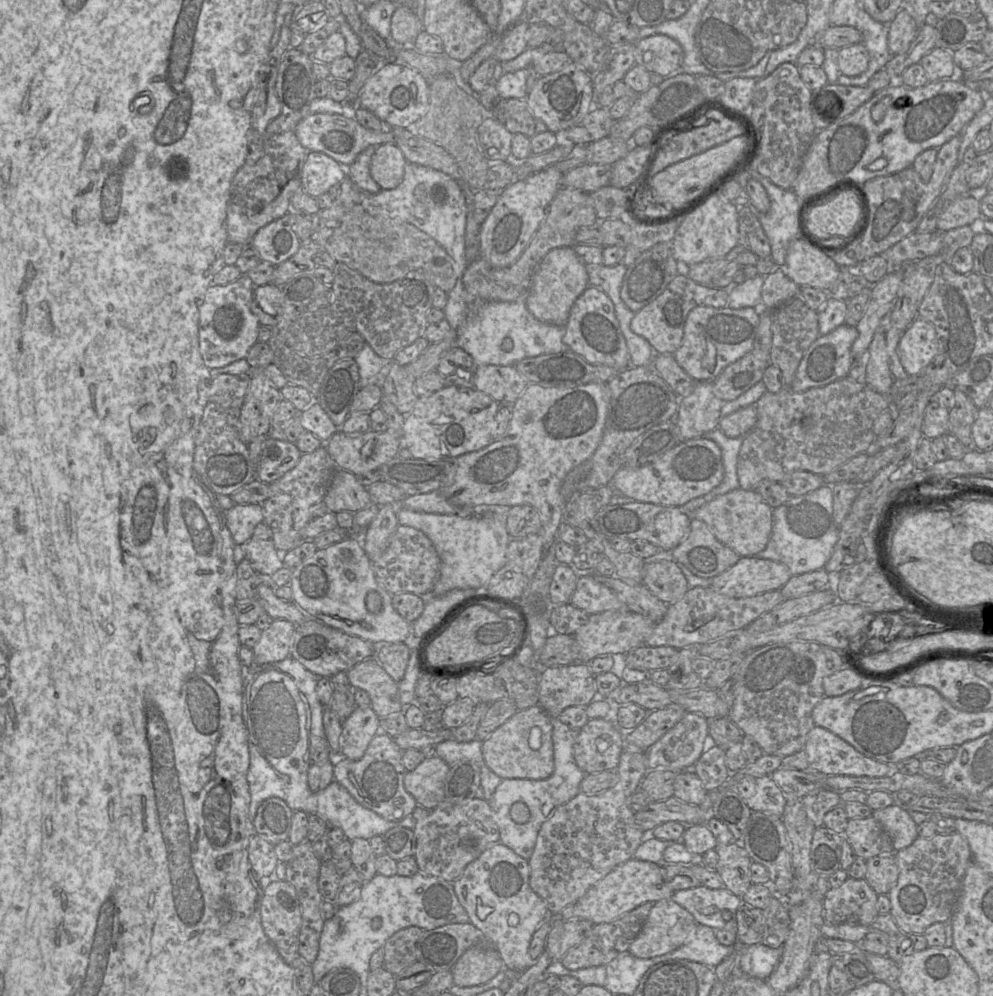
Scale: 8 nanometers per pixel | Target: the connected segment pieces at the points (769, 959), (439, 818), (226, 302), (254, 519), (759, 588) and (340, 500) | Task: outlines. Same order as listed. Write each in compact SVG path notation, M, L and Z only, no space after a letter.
M762 943L745 947L739 968L744 974L766 980L778 965L783 949L771 948Z
M476 797L459 803L442 801L427 817L416 821L413 831L416 838L414 857L419 871L450 883L458 879L466 866L483 851L500 842L499 829L488 801Z
M248 275L226 285L210 285L199 306L199 350L204 364L210 368L221 368L245 359L256 343L260 323L251 310L254 284Z
M236 504L224 513L224 518L235 544L244 545L252 537L255 527L264 520L262 505Z
M741 557L728 570L712 578L711 588L731 598L753 597L780 590L792 574L786 565L759 557Z
M338 470L324 497L329 512L357 512L372 504L367 487L364 487L356 475L346 470Z

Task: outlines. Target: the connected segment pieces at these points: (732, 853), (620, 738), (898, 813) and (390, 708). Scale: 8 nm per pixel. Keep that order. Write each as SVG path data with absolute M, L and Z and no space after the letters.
M740 842L718 844L715 849L719 856L716 871L725 887L742 898L752 885L750 879L751 857Z
M607 718L589 719L579 730L573 746L577 766L585 774L595 774L618 767L624 750L624 736Z
M891 805L875 810L871 816L890 836L895 852L908 847L918 837L918 825L902 806Z
M368 658L347 671L352 687L365 690L371 699L371 707L379 717L405 711L400 702L399 685L384 670L376 658Z

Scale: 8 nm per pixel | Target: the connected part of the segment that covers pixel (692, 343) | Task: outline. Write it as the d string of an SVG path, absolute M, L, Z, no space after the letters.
M696 306L688 314L681 346L673 357L696 382L713 381L728 365L753 349L759 319L759 308Z

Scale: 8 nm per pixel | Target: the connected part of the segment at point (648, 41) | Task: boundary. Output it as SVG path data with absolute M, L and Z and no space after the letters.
M664 34L640 38L636 42L636 64L665 78L681 68L683 55L682 46Z

